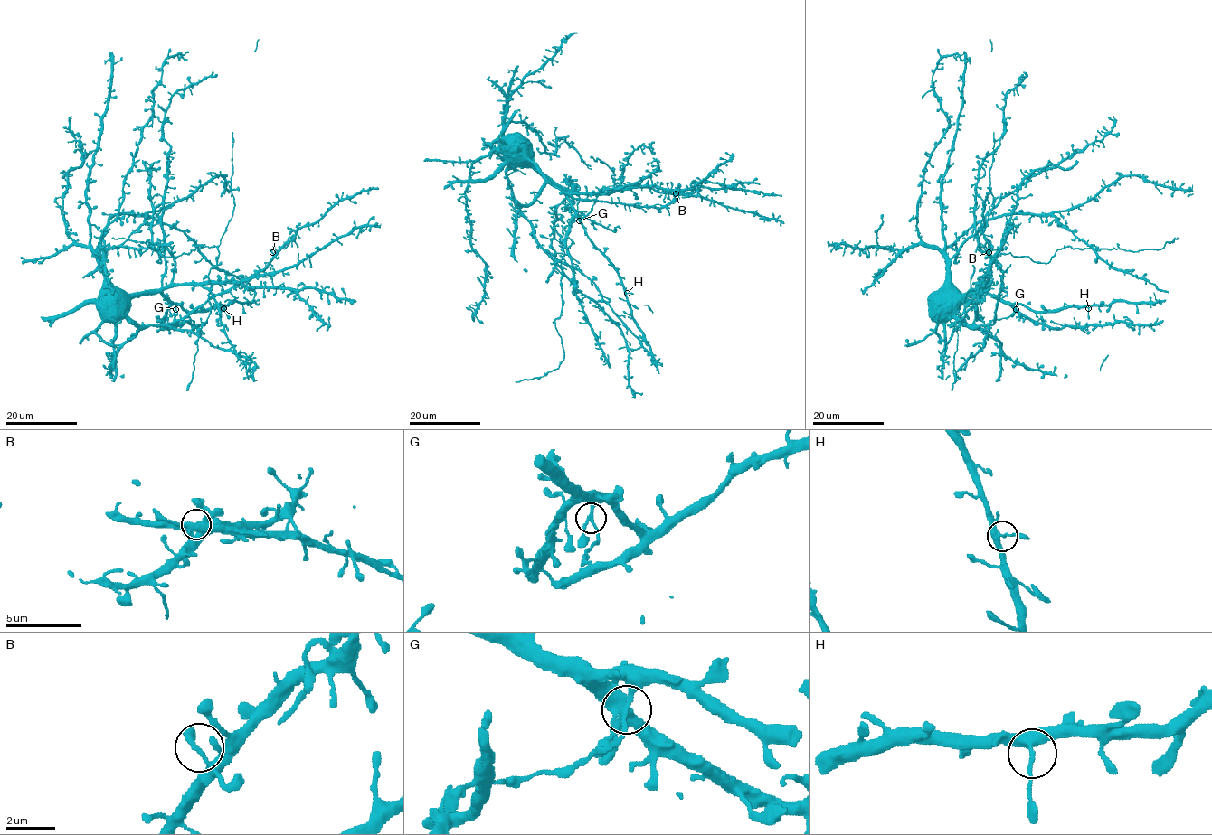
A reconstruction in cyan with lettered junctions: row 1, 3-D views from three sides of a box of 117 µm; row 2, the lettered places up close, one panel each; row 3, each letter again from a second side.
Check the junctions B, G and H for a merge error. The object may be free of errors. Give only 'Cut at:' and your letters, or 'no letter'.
Cut at: G

